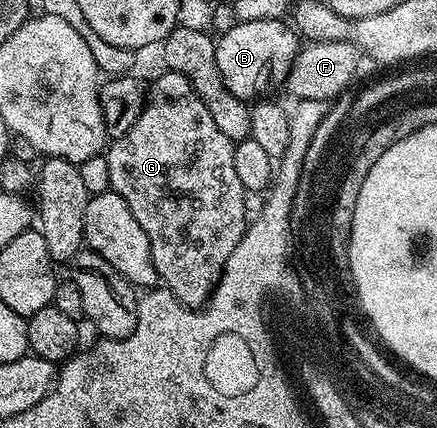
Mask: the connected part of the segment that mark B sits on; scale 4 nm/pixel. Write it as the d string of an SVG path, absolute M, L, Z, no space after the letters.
M269 16L266 20L236 22L219 35L216 43L218 72L222 72L222 80L226 80L226 88L230 88L234 96L256 100L271 95L268 93L287 79L302 42L295 29L284 22L279 22L276 16Z

